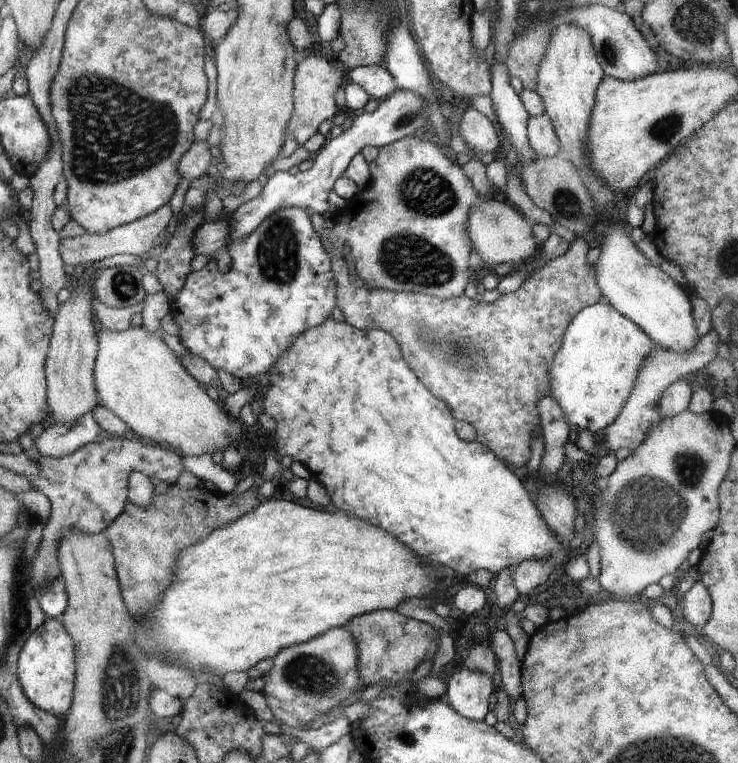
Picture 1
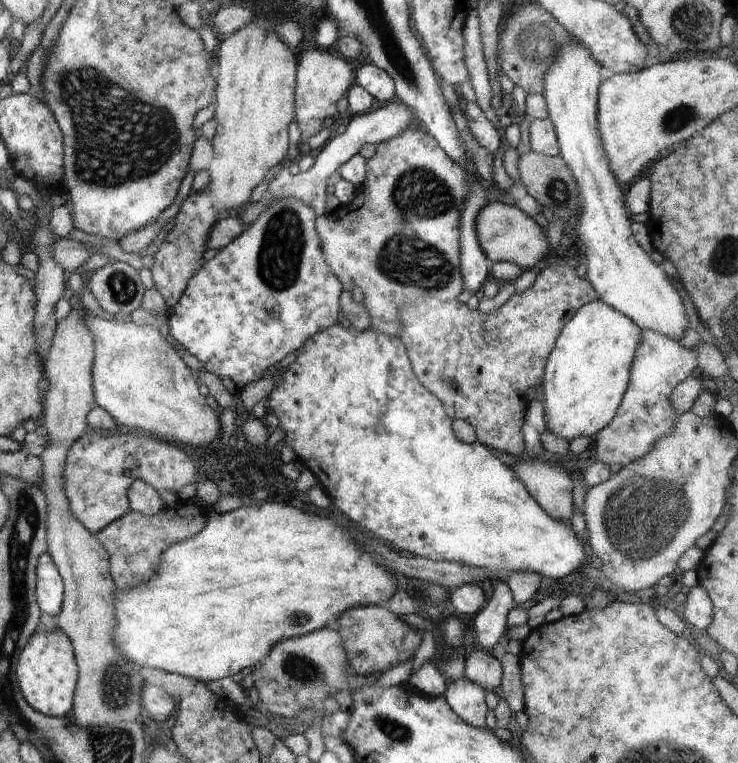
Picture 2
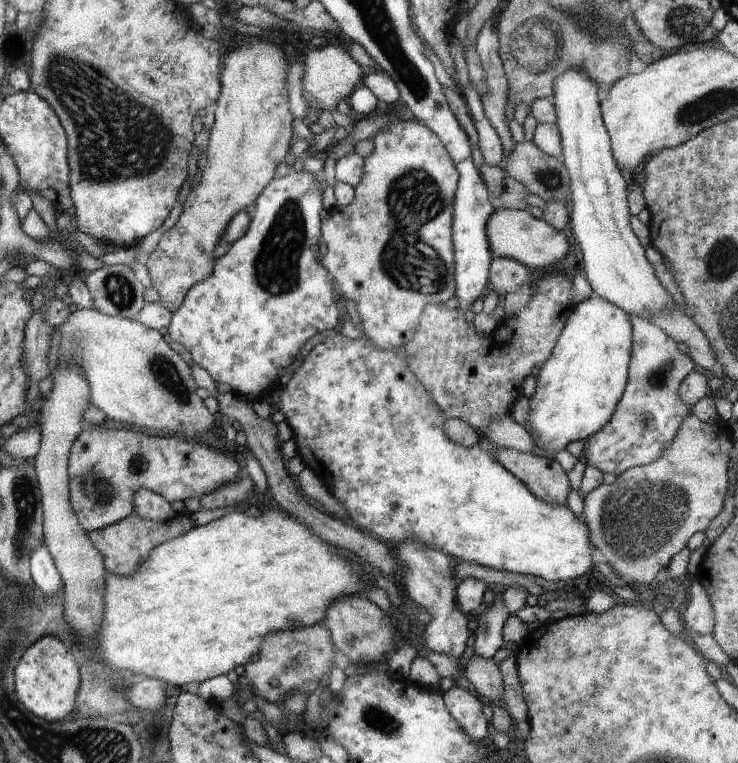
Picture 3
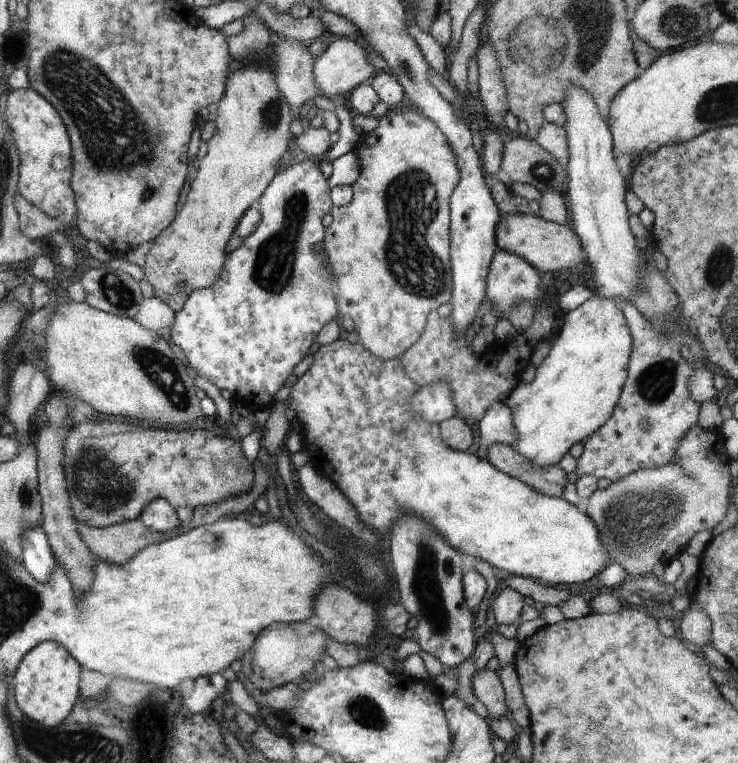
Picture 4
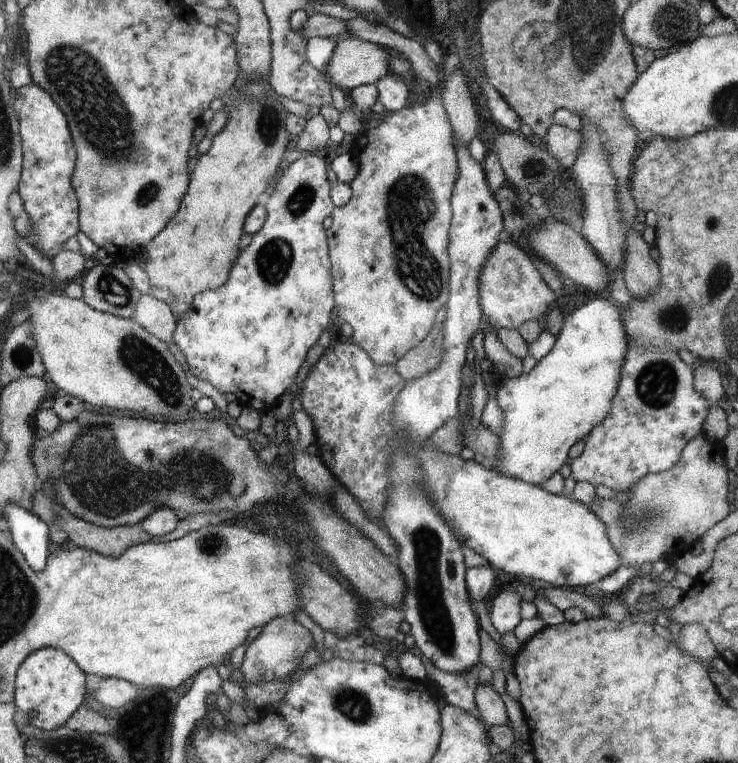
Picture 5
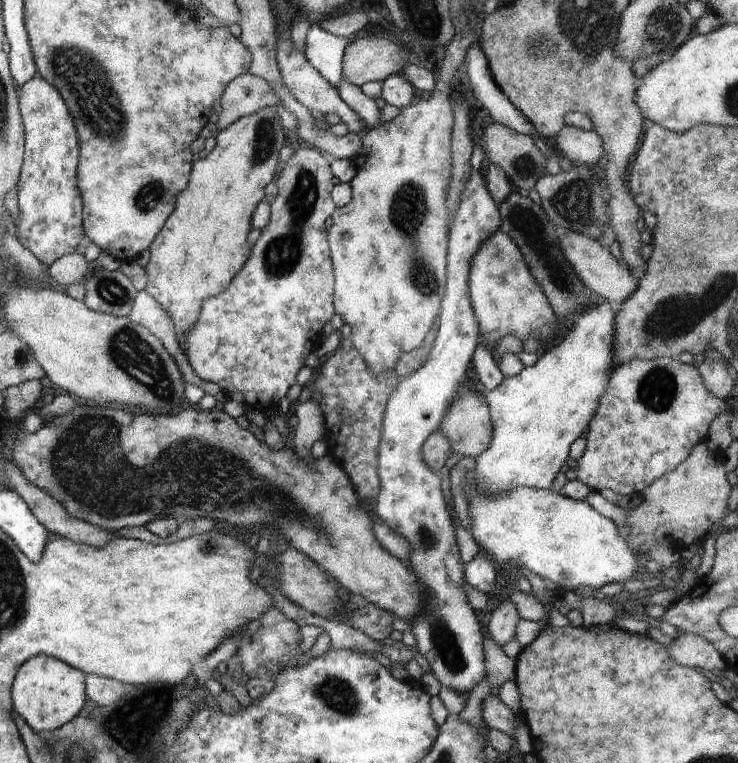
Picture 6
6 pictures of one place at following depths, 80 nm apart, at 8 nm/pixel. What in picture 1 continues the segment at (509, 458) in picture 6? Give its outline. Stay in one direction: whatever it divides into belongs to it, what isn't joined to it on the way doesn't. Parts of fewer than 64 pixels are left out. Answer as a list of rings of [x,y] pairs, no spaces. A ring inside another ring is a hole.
[[[606,300],[579,310],[564,333],[549,374],[551,396],[567,418],[569,428],[579,428],[579,432],[582,429],[591,430],[597,434],[612,424],[632,392],[645,357],[655,350],[655,346],[653,340],[635,322]]]

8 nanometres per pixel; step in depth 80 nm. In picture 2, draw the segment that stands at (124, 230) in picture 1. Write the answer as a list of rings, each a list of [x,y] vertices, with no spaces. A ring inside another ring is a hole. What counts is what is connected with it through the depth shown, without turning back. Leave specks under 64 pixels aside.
[[[172,203],[159,214],[157,219],[154,219],[154,222],[142,228],[128,231],[117,240],[117,243],[120,244],[120,248],[124,252],[133,252],[134,254],[142,252],[144,248],[148,248],[152,244],[160,230],[168,223],[168,220],[175,218],[176,212],[178,212],[178,206],[174,206],[174,203]],[[60,237],[53,246],[53,259],[57,265],[71,273],[77,272],[78,268],[90,260],[92,254],[98,253],[96,249],[74,239]]]

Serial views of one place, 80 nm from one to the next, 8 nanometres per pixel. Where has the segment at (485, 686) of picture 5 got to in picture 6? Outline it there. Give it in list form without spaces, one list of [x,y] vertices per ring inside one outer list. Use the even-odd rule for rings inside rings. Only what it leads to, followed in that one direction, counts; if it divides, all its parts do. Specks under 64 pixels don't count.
[[[486,695],[486,698],[481,702],[481,711],[487,728],[492,727],[505,732],[511,736],[513,742],[516,742],[514,713],[498,695]]]

